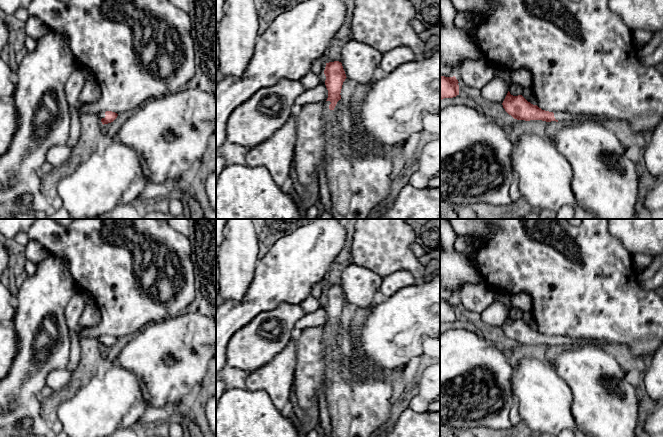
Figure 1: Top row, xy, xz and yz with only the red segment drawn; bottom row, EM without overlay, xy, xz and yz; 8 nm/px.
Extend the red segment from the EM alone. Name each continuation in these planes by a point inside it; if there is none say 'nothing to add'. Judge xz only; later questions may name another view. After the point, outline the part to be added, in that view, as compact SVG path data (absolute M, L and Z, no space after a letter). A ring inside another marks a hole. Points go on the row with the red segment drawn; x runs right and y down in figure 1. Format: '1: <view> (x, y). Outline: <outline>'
1: xz (329, 114). Outline: M325 101L326 107L324 110L325 120L328 124L332 124L335 121L335 112L329 109L330 101Z

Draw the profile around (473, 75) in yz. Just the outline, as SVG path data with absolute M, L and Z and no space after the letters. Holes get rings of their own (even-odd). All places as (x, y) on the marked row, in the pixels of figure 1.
M485 58L463 60L456 72L456 78L464 90L478 94L491 81L495 69Z

